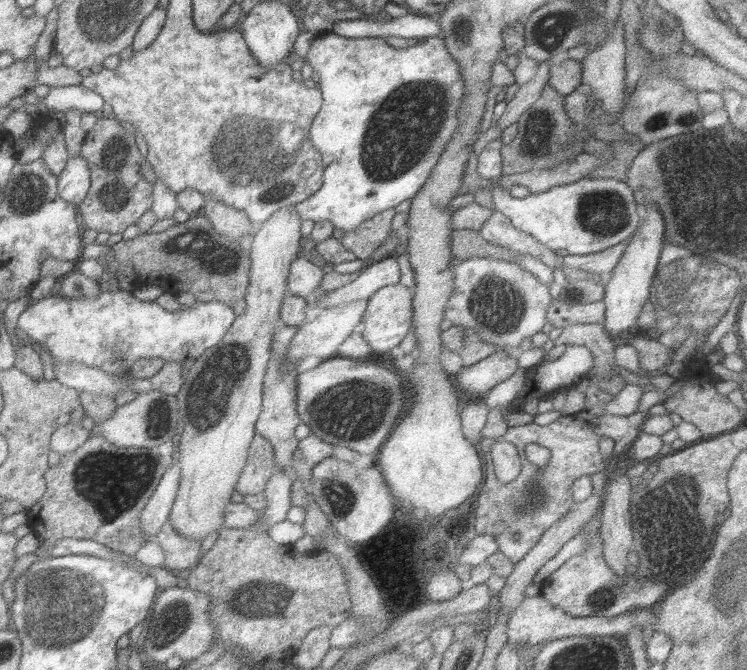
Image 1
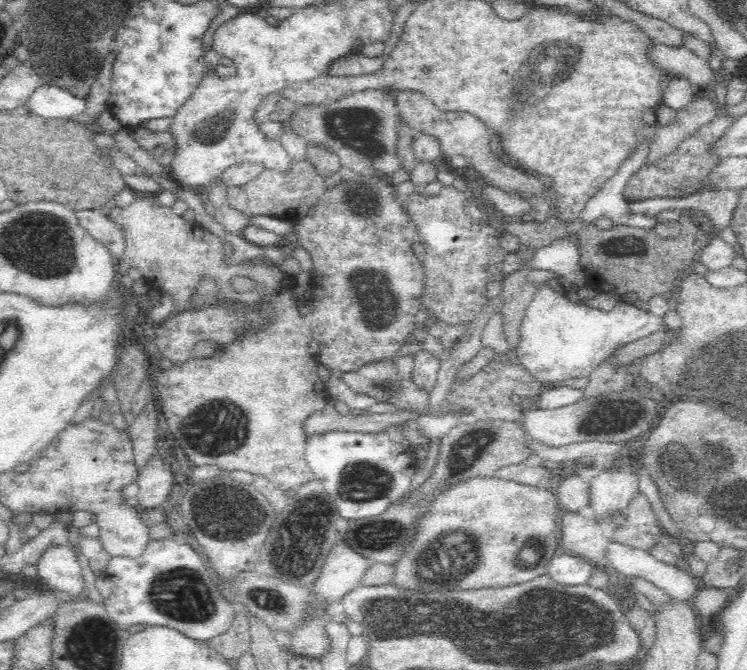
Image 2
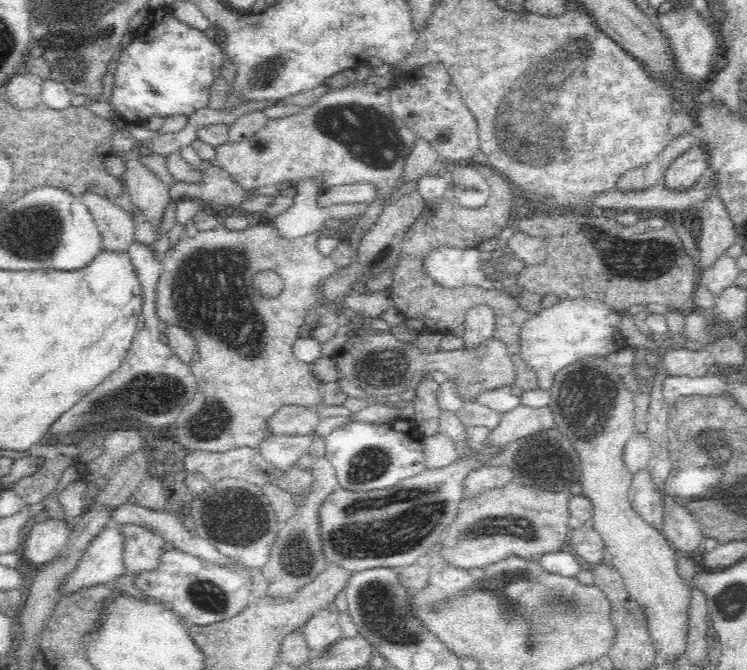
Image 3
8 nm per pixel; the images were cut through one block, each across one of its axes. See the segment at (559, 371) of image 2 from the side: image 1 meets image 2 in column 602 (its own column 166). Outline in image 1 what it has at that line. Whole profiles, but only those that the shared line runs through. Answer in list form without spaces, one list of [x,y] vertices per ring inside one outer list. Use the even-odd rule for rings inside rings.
[[[117,290],[117,292],[101,292],[99,298],[67,298],[57,294],[51,294],[45,300],[33,302],[29,310],[23,312],[19,320],[19,330],[25,334],[27,342],[39,342],[45,346],[45,350],[51,352],[51,356],[61,364],[89,364],[93,368],[103,368],[105,372],[121,374],[131,372],[137,360],[157,360],[163,358],[167,362],[187,362],[187,360],[199,360],[209,348],[217,346],[227,330],[235,324],[237,314],[231,306],[221,302],[209,302],[209,304],[193,304],[191,308],[171,308],[165,310],[157,302],[143,302],[133,296],[133,292]]]

